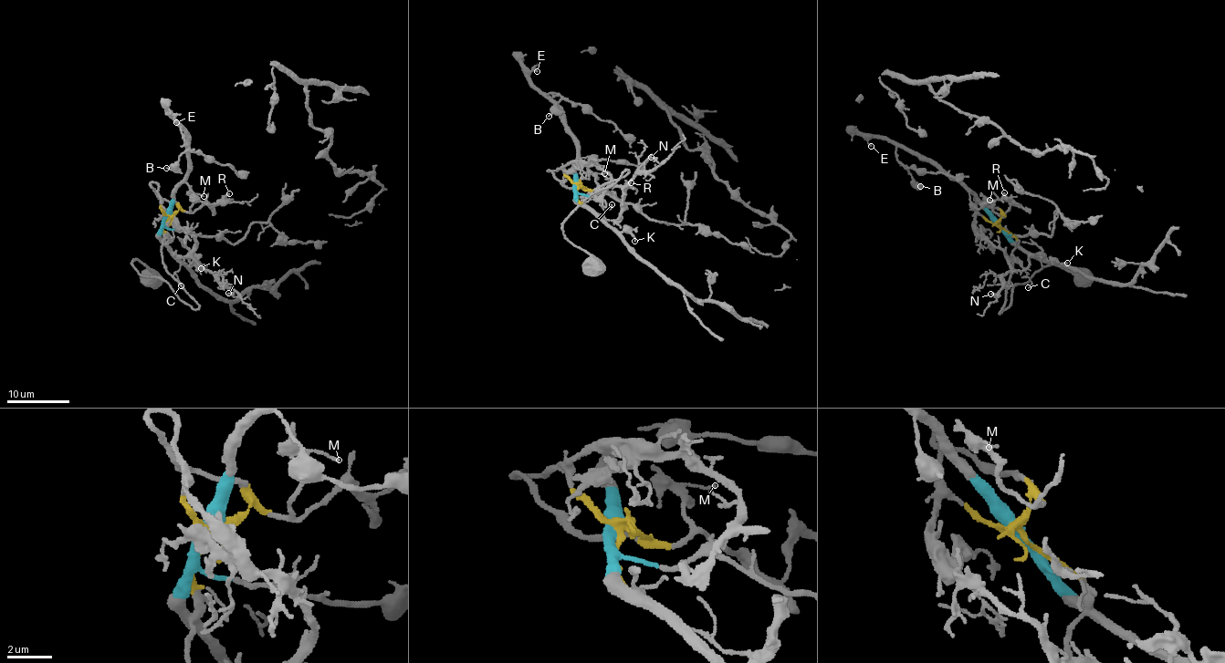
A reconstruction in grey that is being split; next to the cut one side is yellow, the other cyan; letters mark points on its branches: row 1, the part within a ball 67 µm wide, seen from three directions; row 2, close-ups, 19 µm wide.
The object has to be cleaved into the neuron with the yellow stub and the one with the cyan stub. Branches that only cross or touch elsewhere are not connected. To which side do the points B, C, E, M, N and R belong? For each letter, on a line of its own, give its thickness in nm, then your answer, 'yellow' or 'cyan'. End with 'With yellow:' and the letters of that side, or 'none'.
B: 120 nm thick; cyan
C: 110 nm thick; yellow
E: 130 nm thick; cyan
M: 100 nm thick; yellow
N: 100 nm thick; yellow
R: 190 nm thick; yellow
With yellow: C, M, N, R

